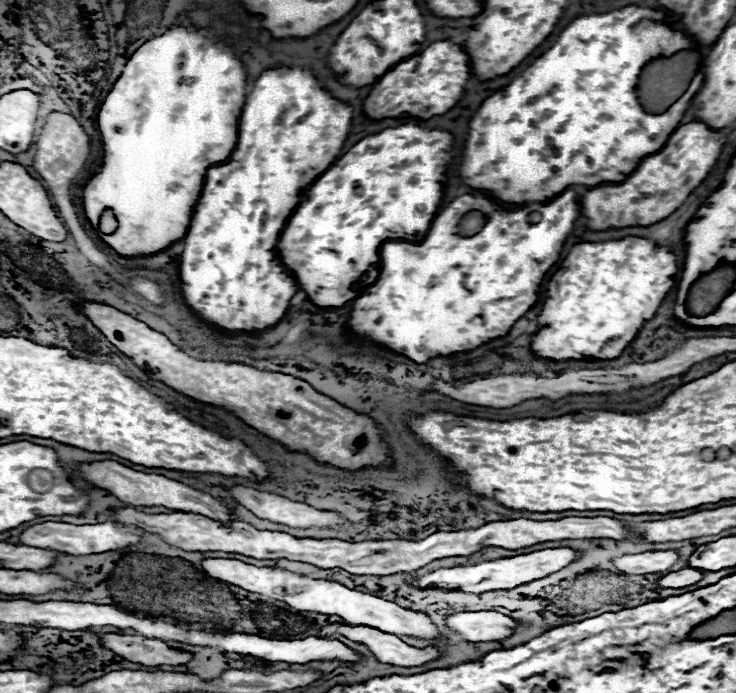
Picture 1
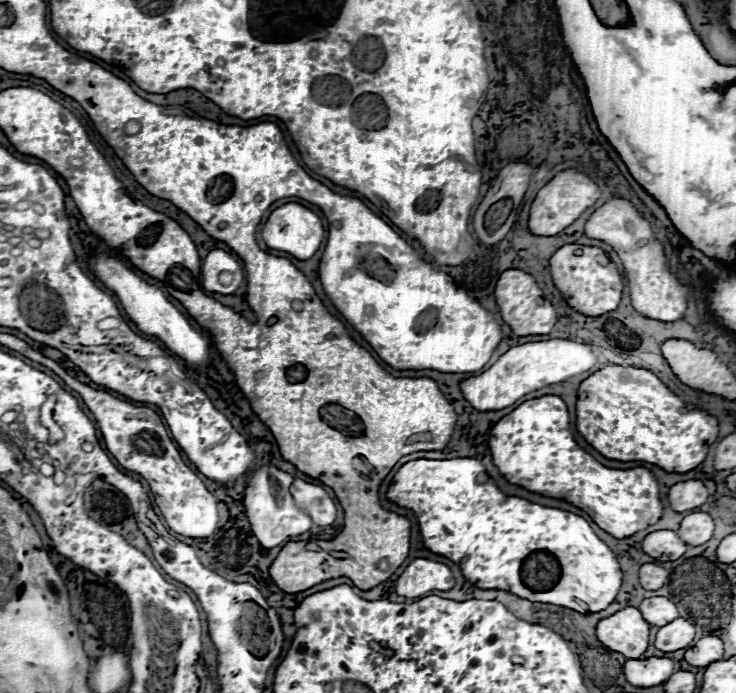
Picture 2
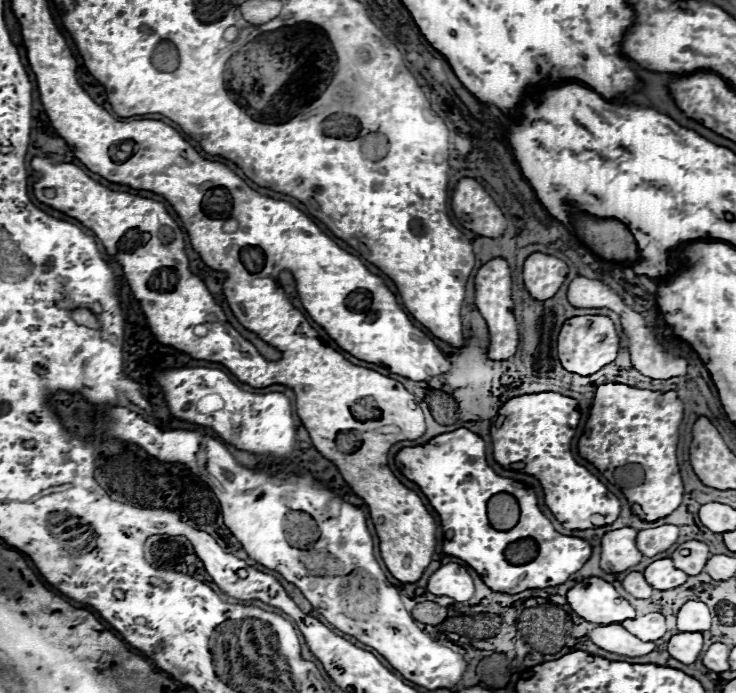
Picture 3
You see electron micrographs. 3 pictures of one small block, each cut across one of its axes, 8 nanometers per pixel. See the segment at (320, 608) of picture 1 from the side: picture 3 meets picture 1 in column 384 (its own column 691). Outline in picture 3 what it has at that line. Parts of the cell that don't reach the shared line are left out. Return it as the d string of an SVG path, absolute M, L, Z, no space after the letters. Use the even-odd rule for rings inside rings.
M688 600L678 612L678 630L680 632L706 632L712 626L710 610L700 600Z

